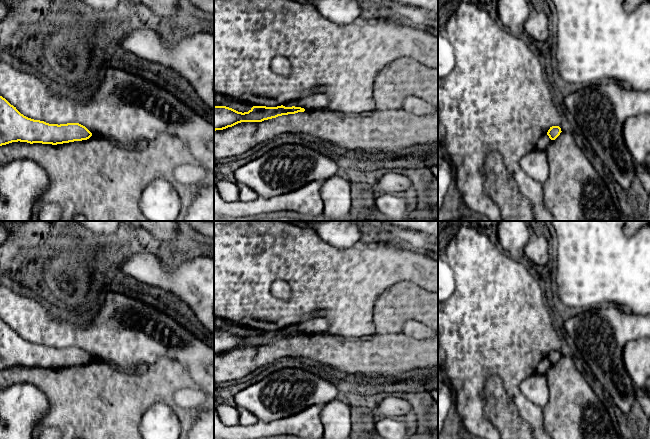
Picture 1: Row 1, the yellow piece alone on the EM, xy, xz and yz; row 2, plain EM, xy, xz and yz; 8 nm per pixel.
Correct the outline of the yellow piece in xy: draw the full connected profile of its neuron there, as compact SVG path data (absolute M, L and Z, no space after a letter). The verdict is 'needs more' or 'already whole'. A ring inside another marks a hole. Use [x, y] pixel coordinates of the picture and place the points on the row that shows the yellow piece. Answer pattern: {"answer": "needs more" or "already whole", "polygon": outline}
{"answer": "already whole", "polygon": "M0 96L0 146L18 141L57 145L87 140L91 136L79 123L58 125L28 118Z"}

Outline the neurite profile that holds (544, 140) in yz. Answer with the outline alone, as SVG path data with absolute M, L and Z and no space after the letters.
M543 134L537 144L536 144L536 148L539 149L539 150L542 150L542 151L545 151L548 144L551 142L552 140L549 138L549 136L546 134Z

